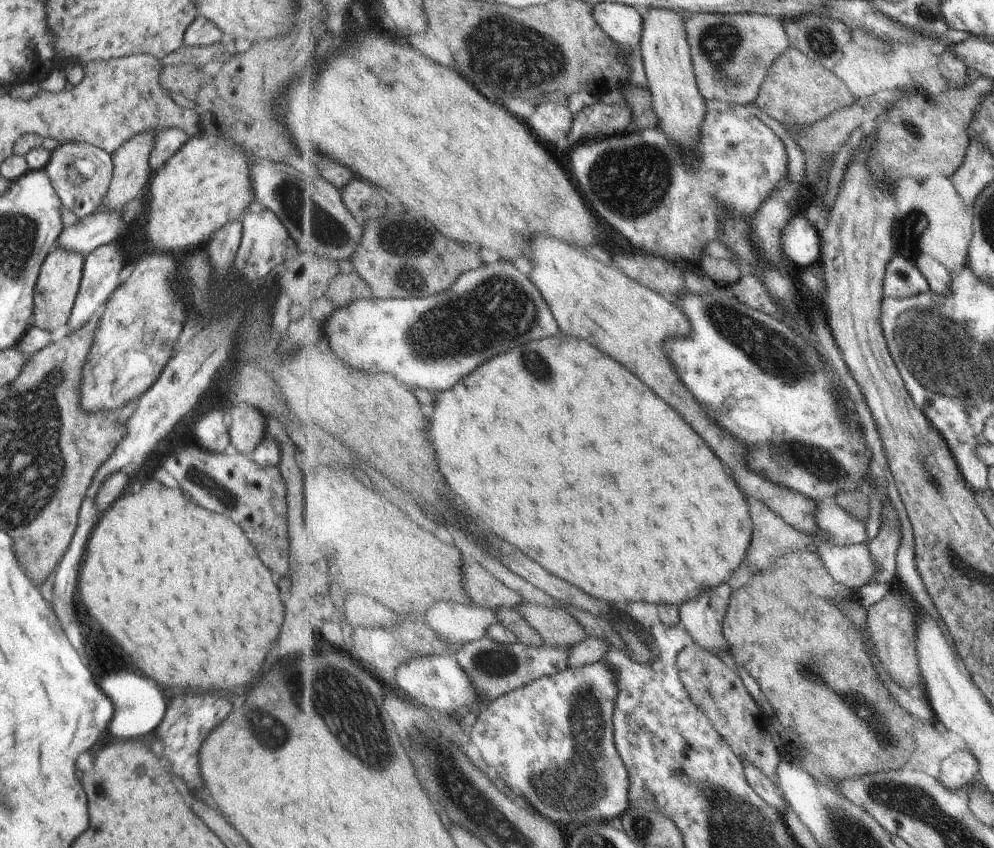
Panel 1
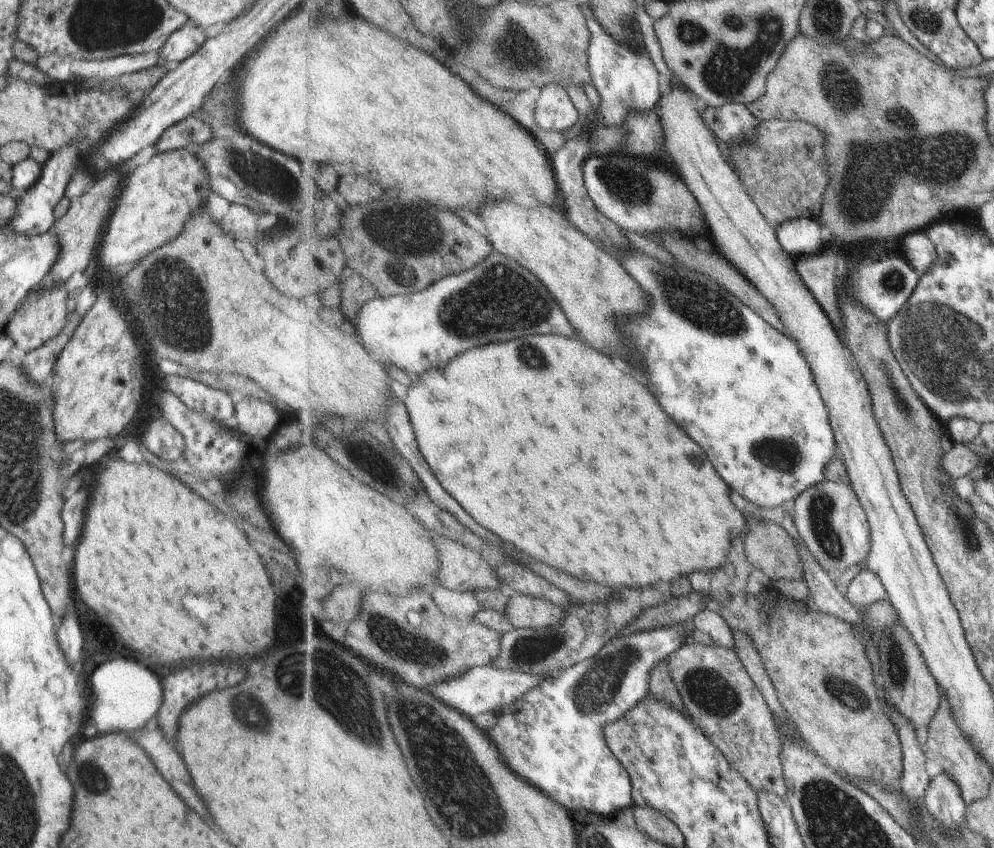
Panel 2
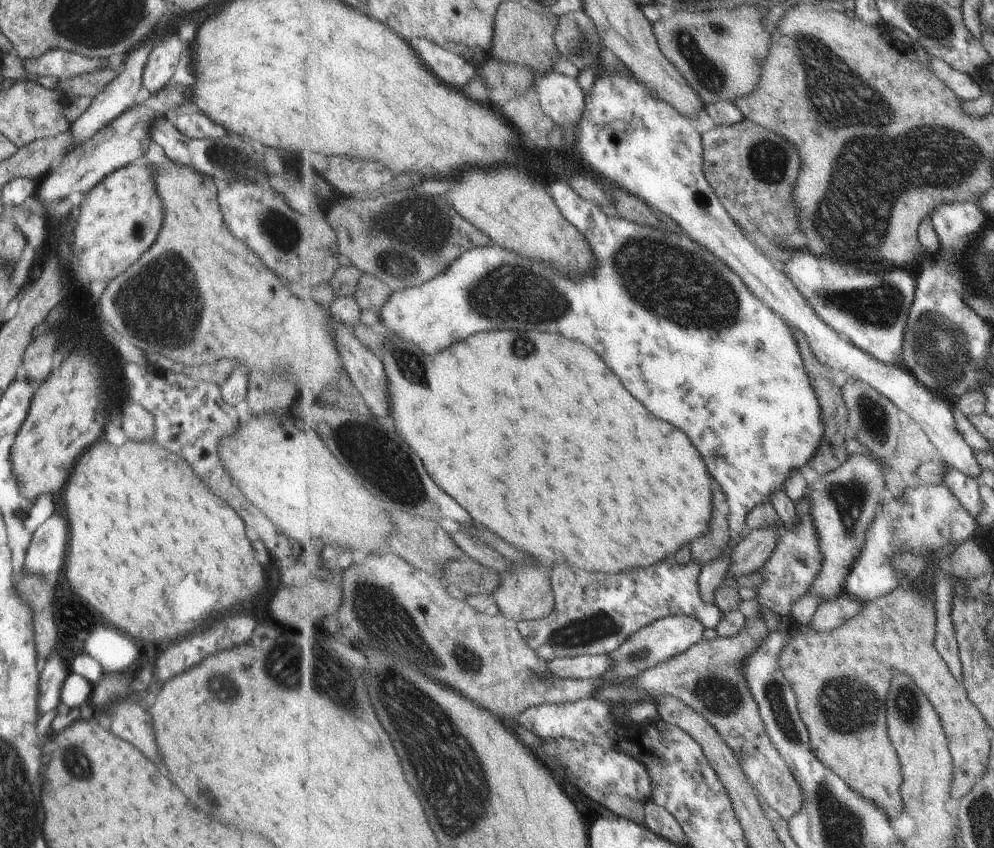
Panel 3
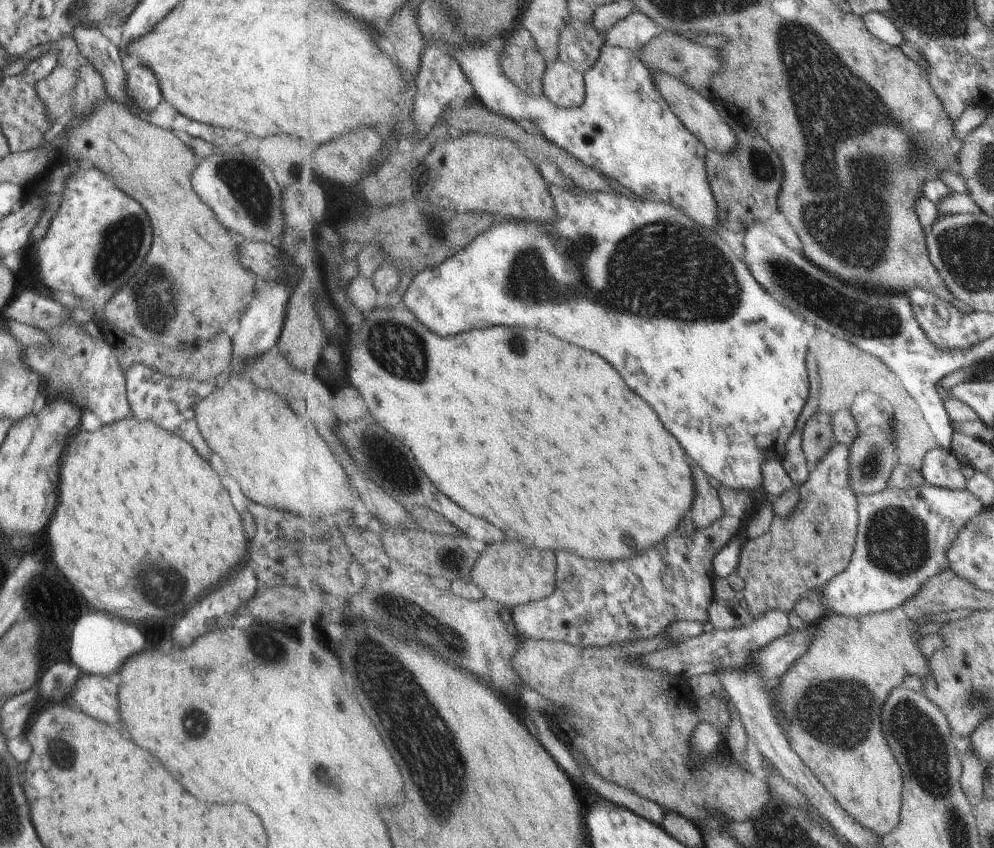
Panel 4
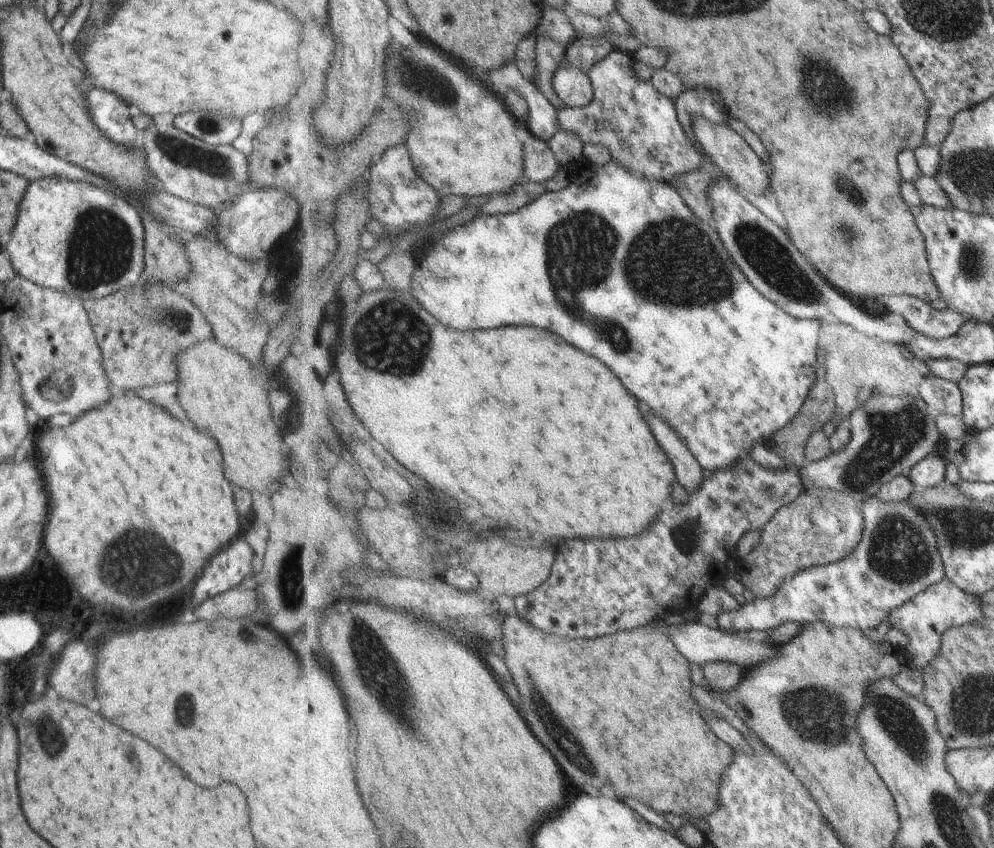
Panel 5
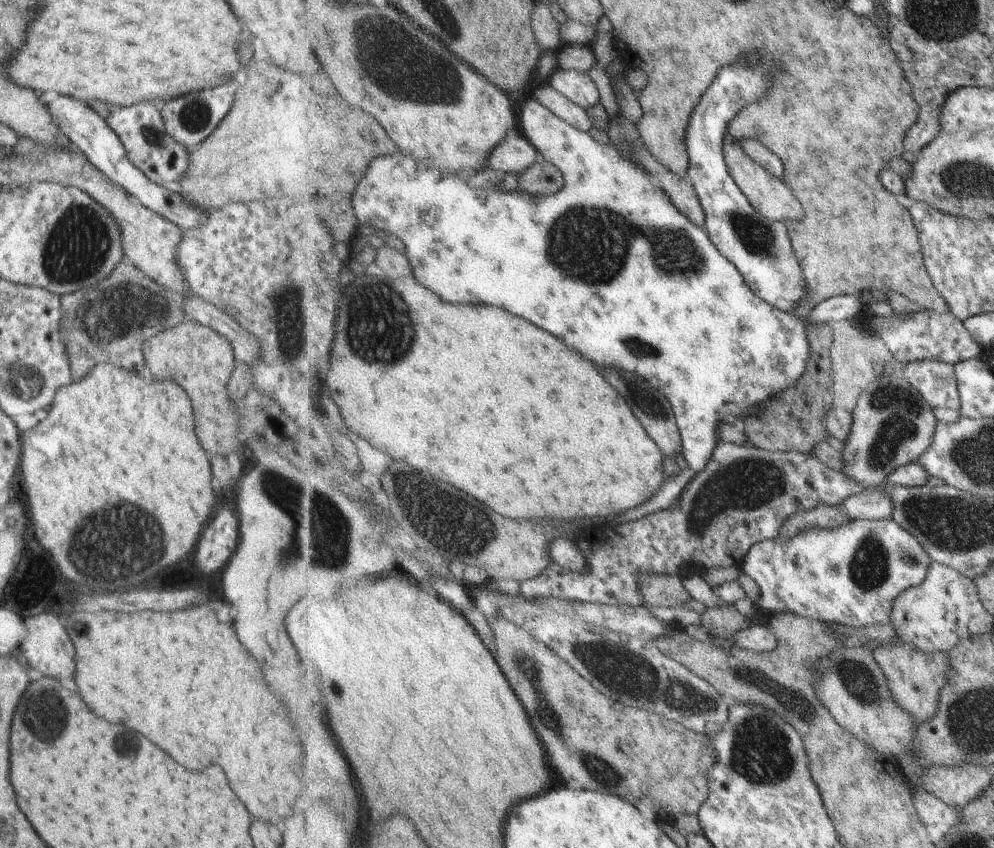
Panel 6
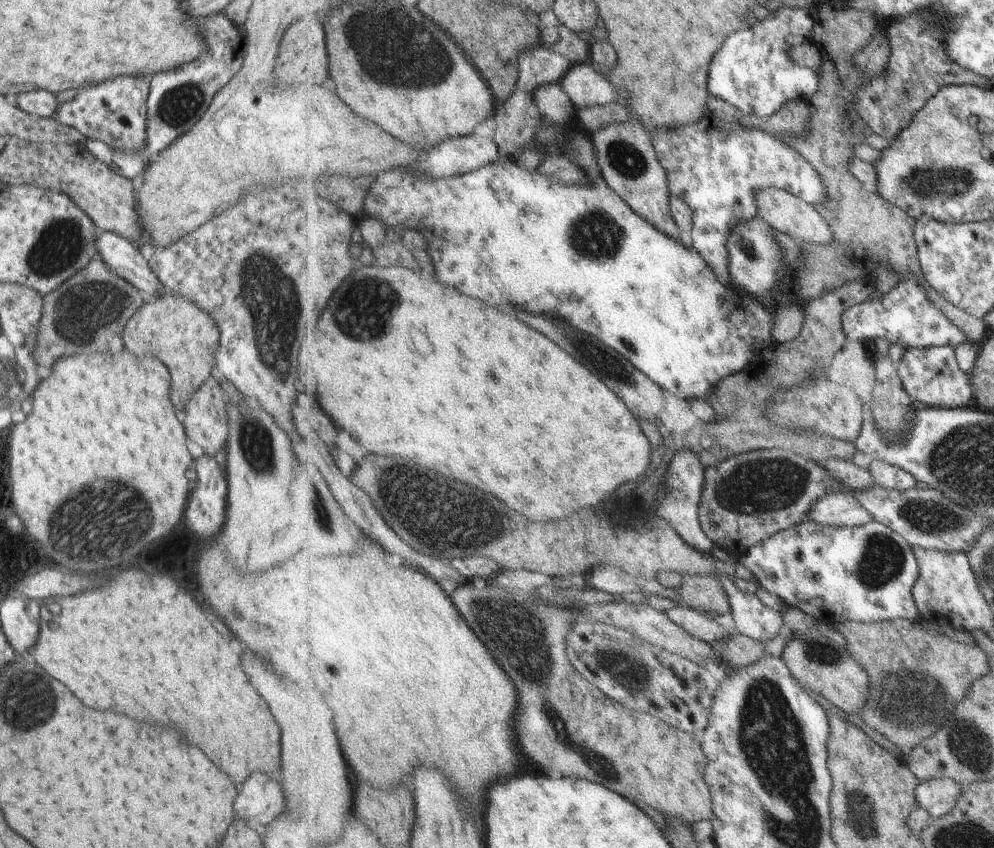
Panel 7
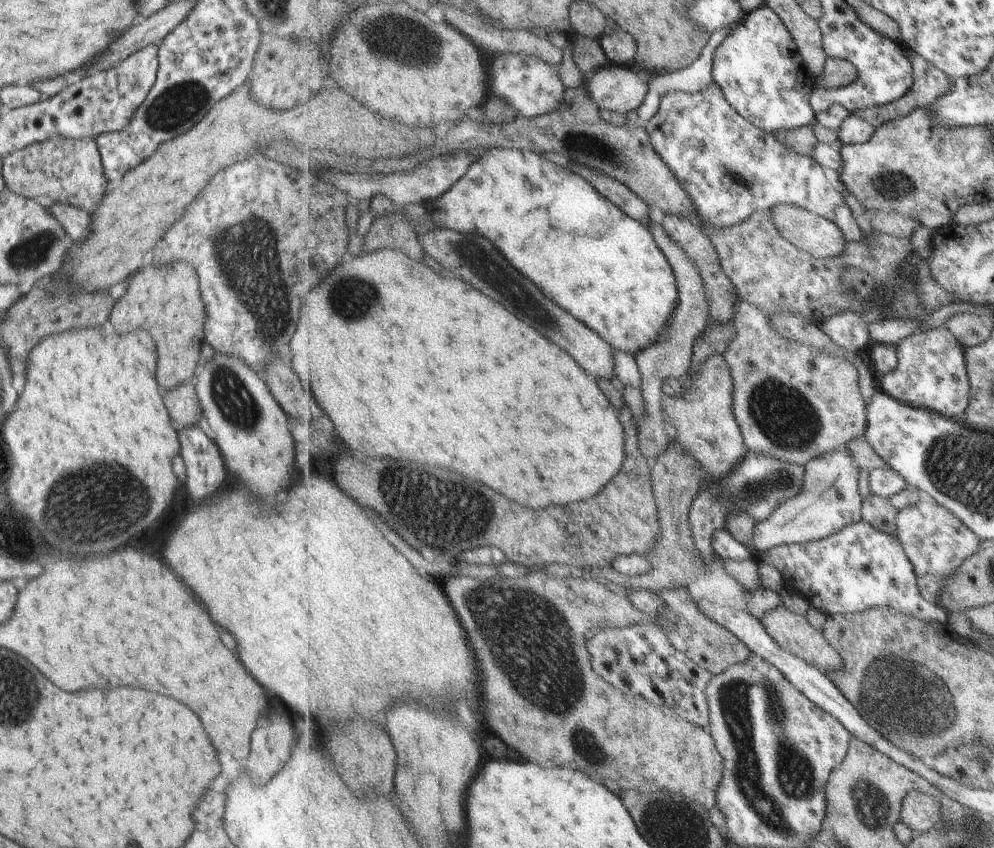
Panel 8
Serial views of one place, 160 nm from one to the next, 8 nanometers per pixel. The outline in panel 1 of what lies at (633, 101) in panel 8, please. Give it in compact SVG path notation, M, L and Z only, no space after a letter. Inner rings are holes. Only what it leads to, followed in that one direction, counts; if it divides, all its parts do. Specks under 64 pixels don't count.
M543 100L526 122L541 140L564 145L574 126L574 115L568 105Z

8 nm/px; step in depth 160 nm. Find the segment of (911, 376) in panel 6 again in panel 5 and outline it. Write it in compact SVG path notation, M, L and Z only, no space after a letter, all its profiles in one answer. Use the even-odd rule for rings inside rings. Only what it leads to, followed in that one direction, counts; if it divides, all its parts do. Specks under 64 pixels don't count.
M930 373L919 385L921 398L928 402L934 414L948 414L962 418L964 400L958 383Z

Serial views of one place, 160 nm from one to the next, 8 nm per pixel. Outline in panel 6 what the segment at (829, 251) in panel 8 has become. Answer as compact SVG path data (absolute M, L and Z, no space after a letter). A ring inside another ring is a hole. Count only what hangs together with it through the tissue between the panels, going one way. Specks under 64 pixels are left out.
M727 134L724 144L724 157L726 158L726 164L730 170L731 177L742 192L746 194L747 198L751 202L751 205L766 217L768 220L785 222L785 220L803 220L803 204L799 201L799 198L791 191L791 188L787 186L783 180L773 176L767 168L759 166L753 158L749 158L741 146L741 142L735 136Z

